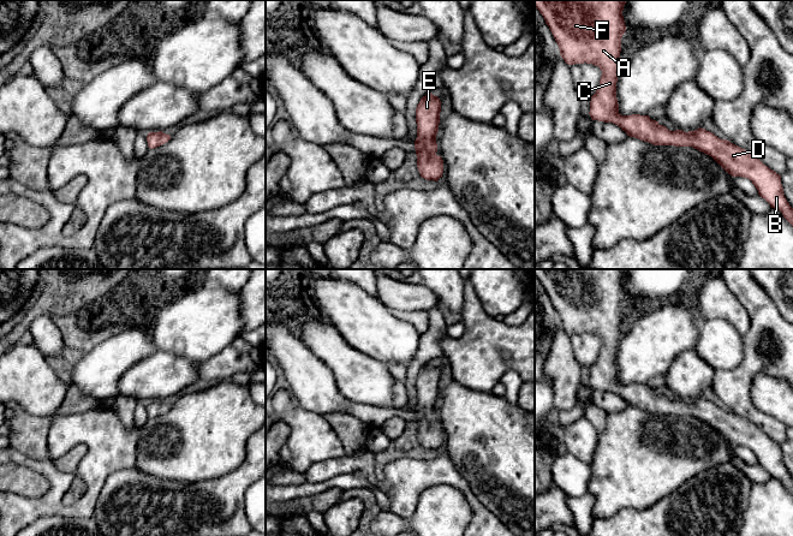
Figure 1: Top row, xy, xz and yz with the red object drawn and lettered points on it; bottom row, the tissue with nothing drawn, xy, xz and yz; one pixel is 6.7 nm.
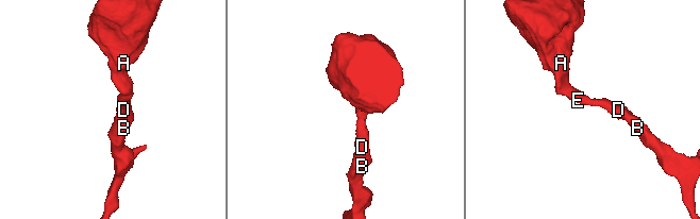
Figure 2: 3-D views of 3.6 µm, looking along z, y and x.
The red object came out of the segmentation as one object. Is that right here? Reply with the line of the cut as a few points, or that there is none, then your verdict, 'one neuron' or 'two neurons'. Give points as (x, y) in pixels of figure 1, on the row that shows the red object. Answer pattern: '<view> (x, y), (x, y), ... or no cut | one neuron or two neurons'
no cut | one neuron

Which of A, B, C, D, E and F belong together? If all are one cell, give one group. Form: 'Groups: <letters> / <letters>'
Groups: A B C D E F

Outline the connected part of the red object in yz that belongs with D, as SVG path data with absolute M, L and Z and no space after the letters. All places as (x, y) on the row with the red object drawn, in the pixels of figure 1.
M535 0L535 6L543 16L558 46L560 55L568 65L592 64L602 71L600 85L590 97L590 117L592 120L613 123L630 137L651 143L654 145L692 147L711 156L732 177L743 177L752 181L758 195L771 208L782 213L783 218L793 226L793 208L787 202L781 175L765 166L752 153L745 150L727 139L721 139L705 129L685 132L670 131L649 115L621 115L616 99L616 82L622 66L620 59L621 38L626 31L622 16L626 0Z

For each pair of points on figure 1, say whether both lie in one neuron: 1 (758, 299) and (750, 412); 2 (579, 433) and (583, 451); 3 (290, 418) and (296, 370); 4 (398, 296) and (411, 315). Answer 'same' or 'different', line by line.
1: same
2: same
3: different
4: different

